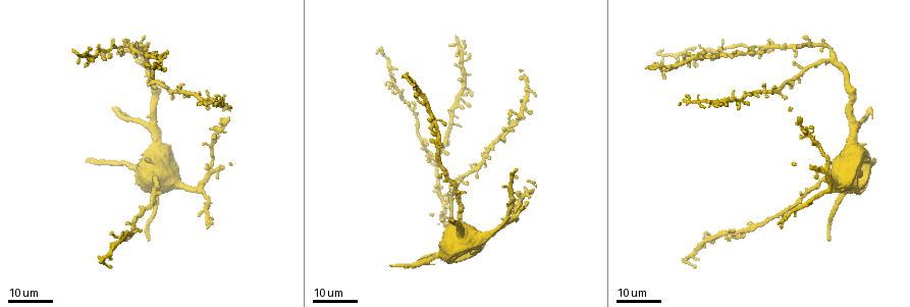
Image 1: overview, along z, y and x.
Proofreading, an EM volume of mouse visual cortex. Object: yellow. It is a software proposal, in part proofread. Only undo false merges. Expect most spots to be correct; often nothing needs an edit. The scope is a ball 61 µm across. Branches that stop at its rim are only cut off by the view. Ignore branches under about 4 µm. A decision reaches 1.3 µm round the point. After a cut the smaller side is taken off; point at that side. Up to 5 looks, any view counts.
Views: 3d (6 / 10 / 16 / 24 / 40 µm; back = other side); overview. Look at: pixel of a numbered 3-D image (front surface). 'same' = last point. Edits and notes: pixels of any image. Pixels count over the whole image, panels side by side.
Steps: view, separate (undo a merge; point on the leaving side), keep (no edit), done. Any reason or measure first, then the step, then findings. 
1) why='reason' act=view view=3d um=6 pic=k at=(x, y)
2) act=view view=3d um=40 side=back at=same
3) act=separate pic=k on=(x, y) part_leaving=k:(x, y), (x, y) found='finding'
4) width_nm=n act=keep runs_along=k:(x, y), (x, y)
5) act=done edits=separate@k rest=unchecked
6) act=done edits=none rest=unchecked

why='small branch off a trunk' act=view view=3d um=16 pic=1 at=(712, 238)

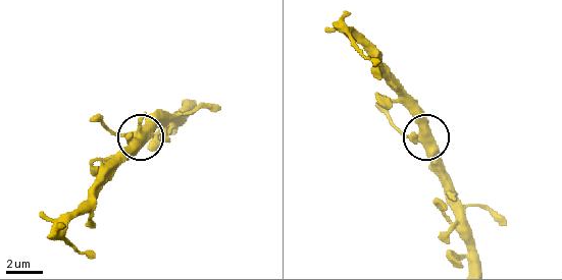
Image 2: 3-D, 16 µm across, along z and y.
why='zoom in' act=view view=3d um=10 at=same

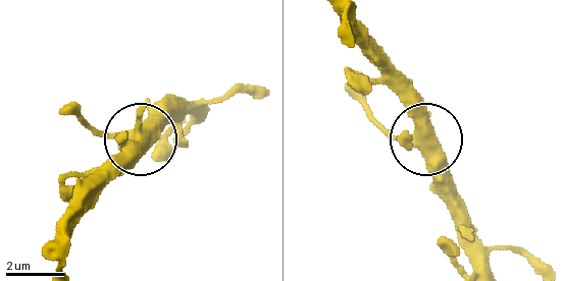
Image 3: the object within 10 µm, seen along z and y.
why='closer look' act=view view=3d um=6 at=same

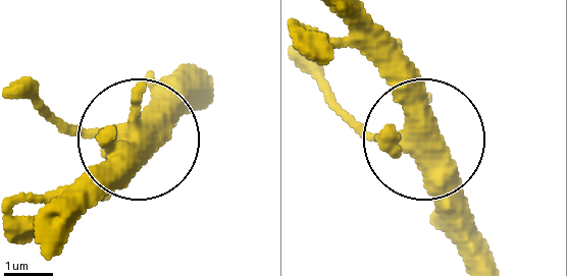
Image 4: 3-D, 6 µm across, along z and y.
act=keep runs_along=4:(210, 86), (130, 134), (81, 134), (19, 98) found='continuous, no second neuron'

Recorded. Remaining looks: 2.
why='thick turns thin' act=view view=3d um=16 pic=1 at=(102, 50)

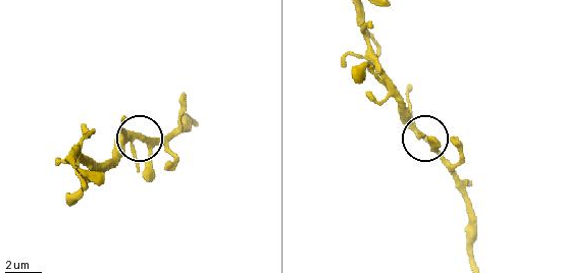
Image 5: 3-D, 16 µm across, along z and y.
act=view view=3d um=6 pic=5 at=(134, 138)

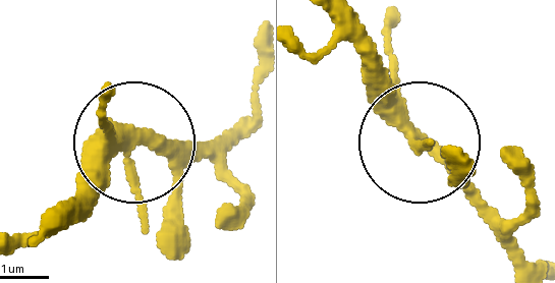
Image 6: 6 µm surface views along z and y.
act=keep found='all the same neuron'

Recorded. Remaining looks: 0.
act=done edits=none rest=unchecked

